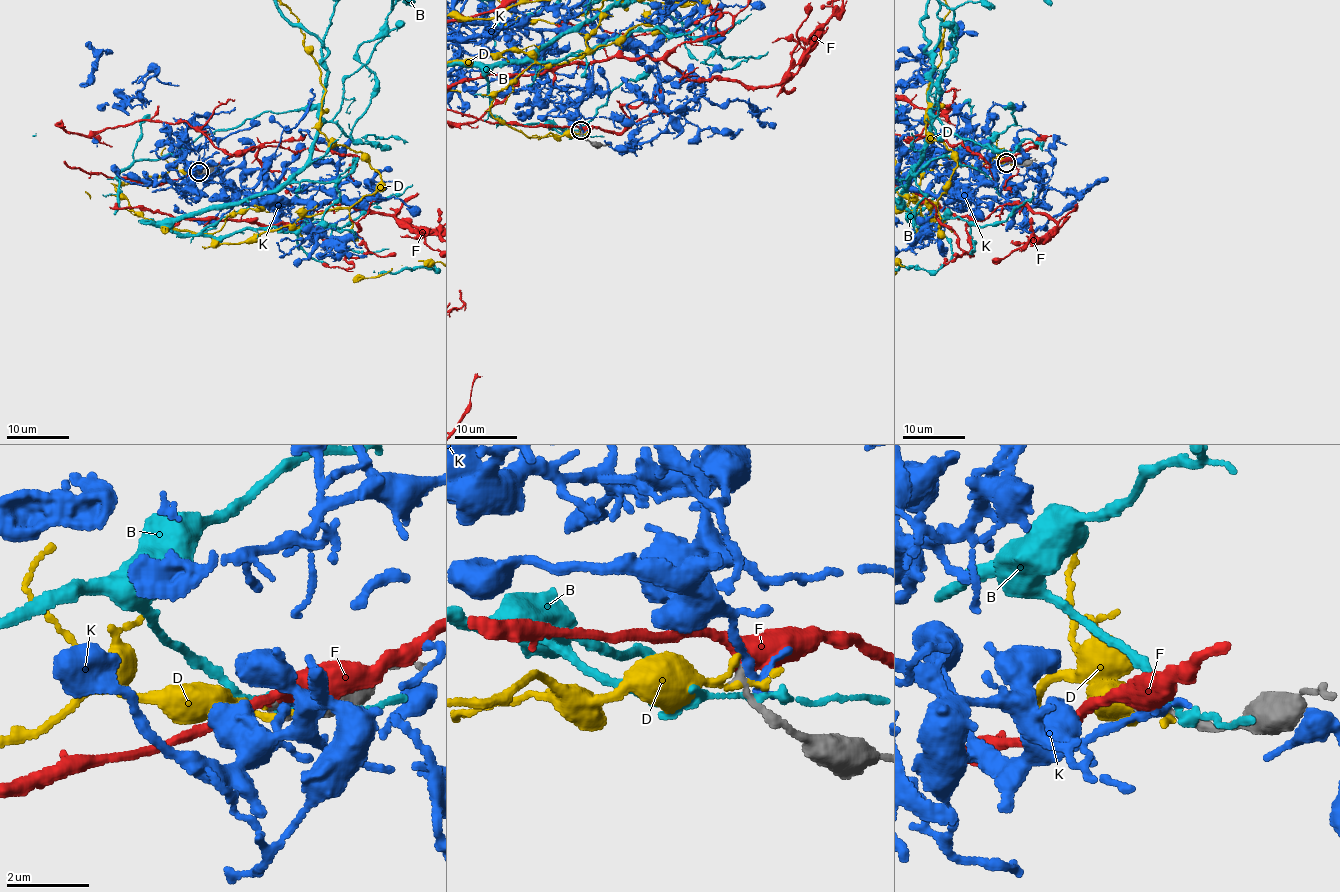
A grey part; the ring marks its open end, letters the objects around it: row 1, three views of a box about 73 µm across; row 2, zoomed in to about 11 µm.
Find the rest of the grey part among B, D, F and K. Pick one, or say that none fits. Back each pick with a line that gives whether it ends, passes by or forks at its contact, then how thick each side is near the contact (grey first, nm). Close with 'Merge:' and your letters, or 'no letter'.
Merge: no letter

